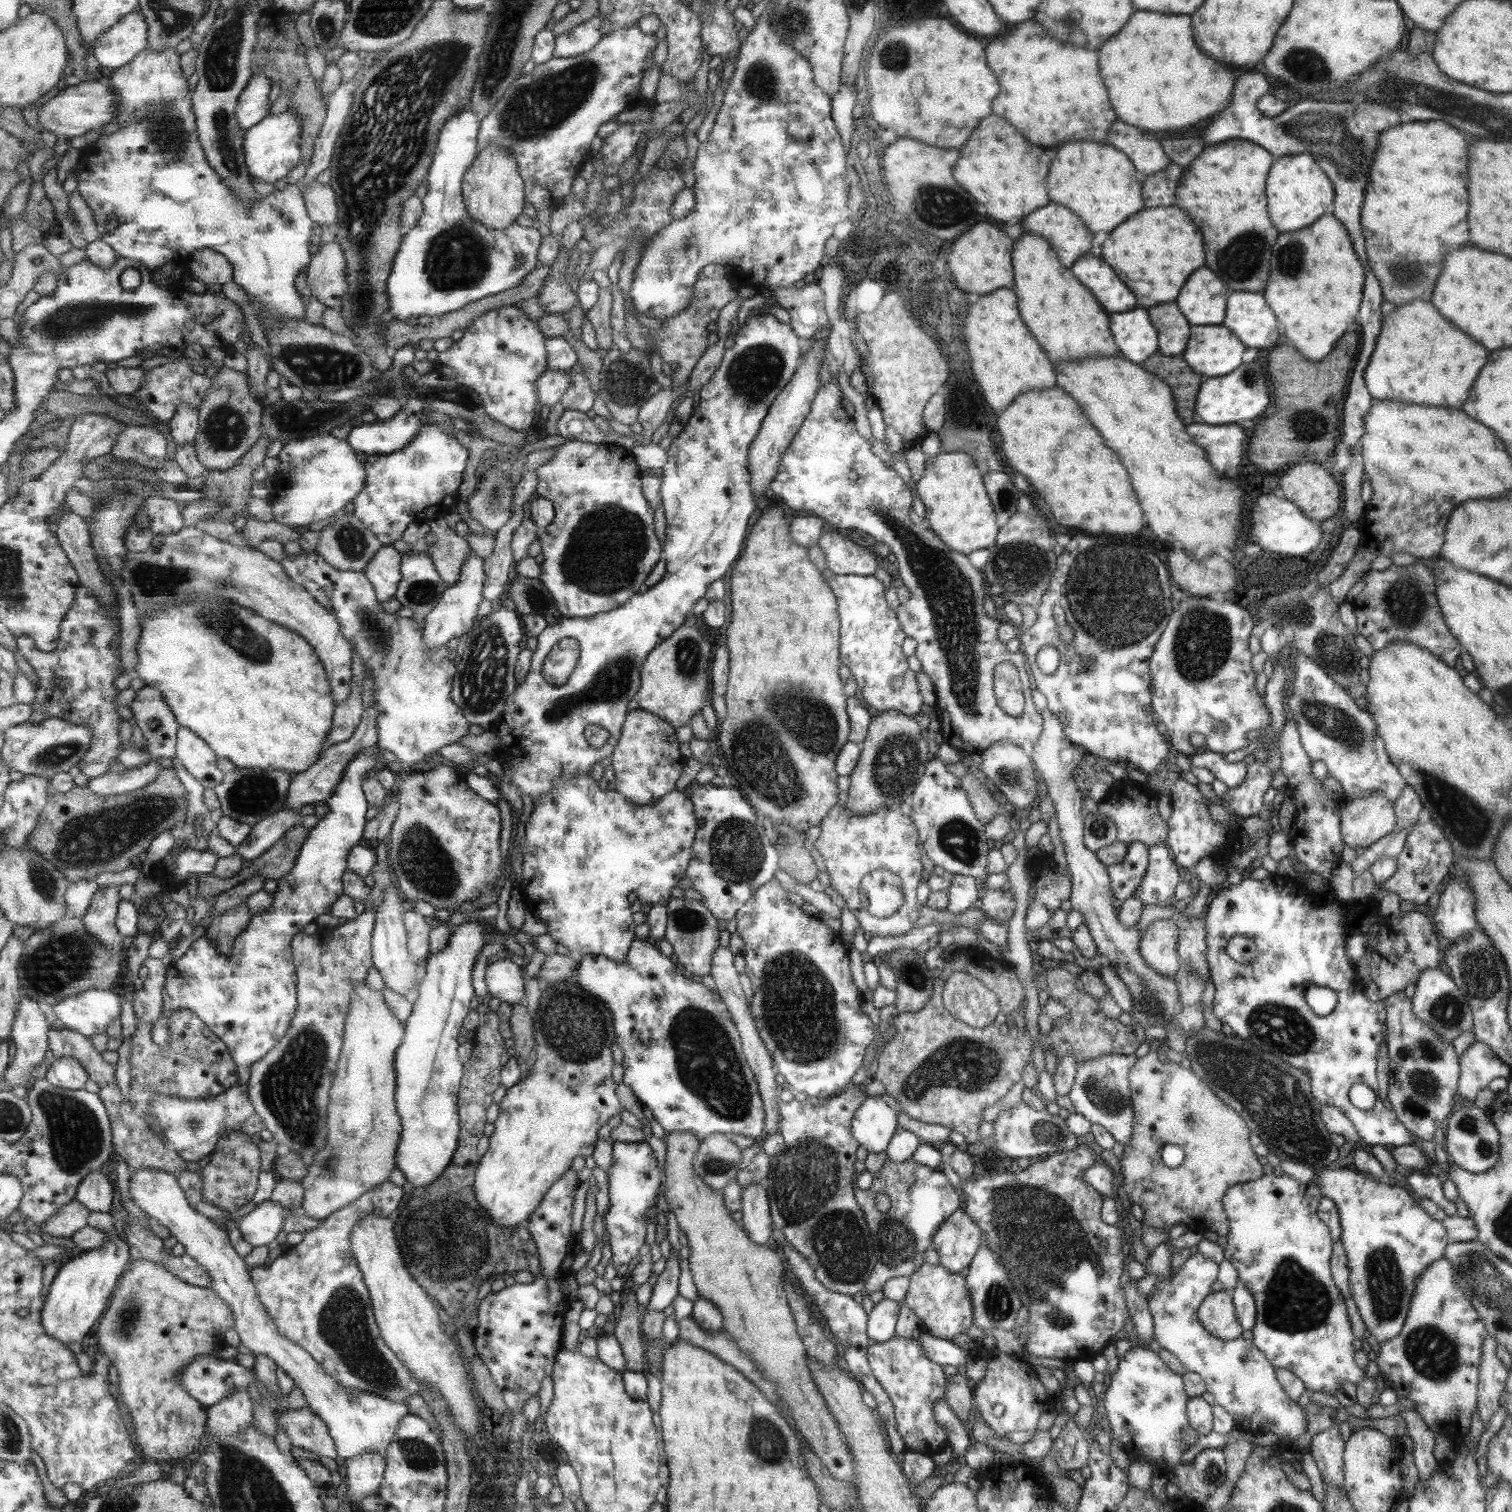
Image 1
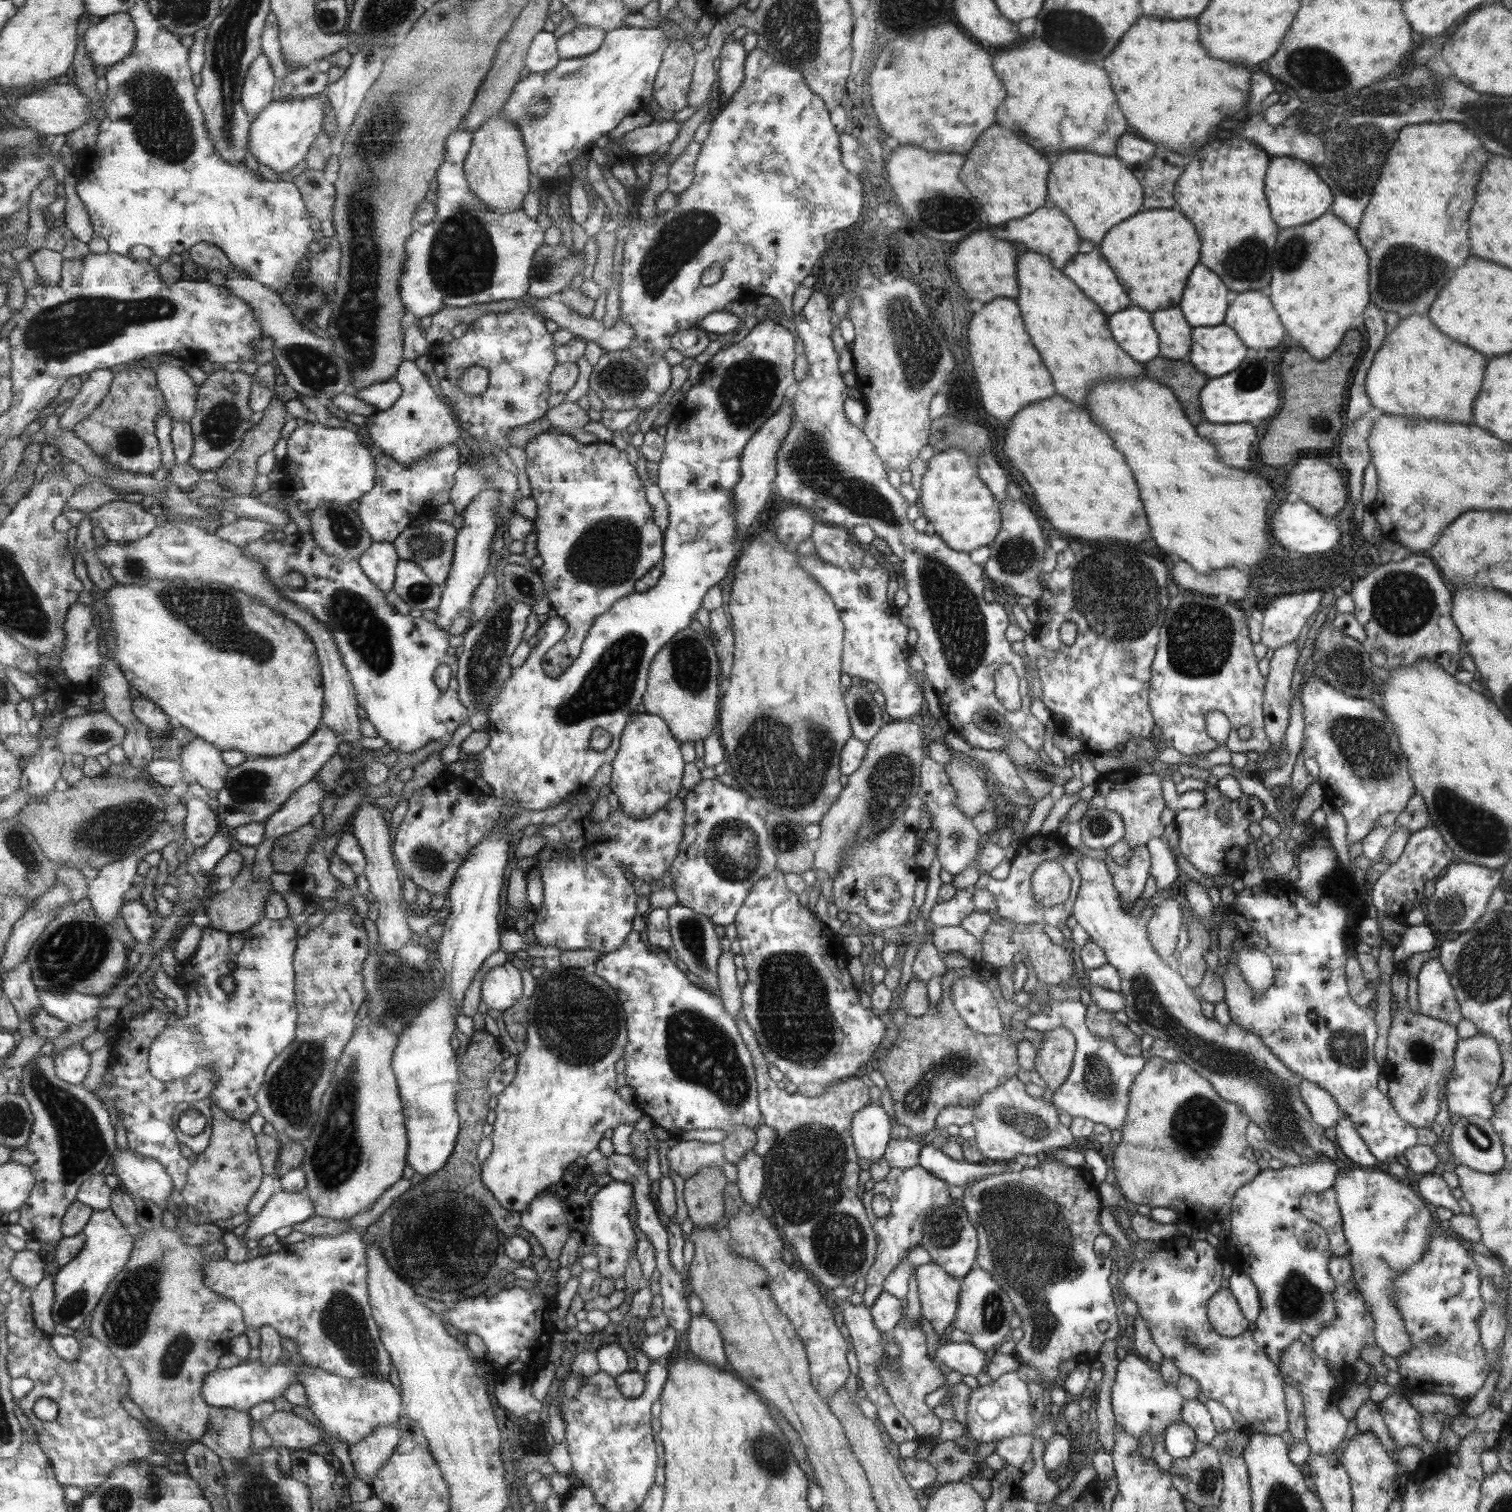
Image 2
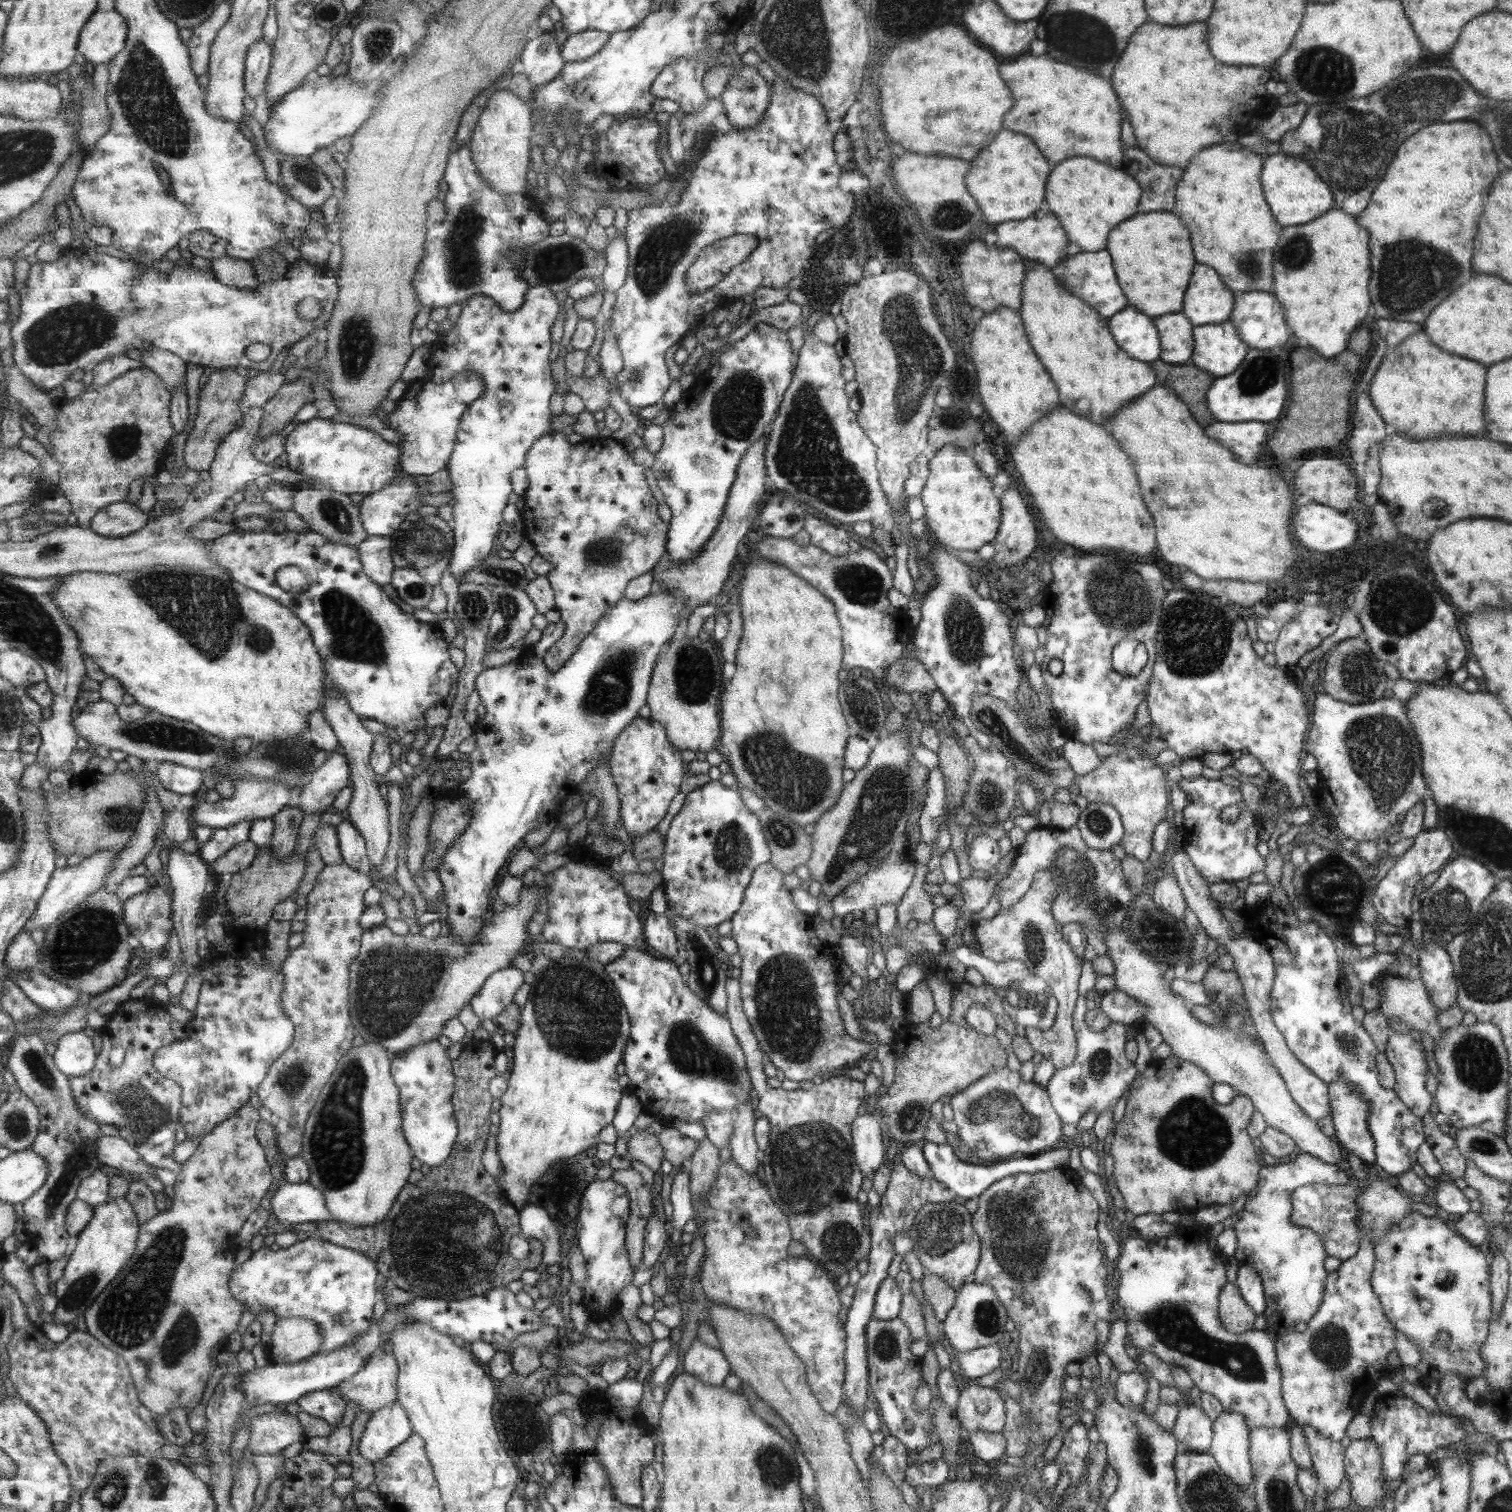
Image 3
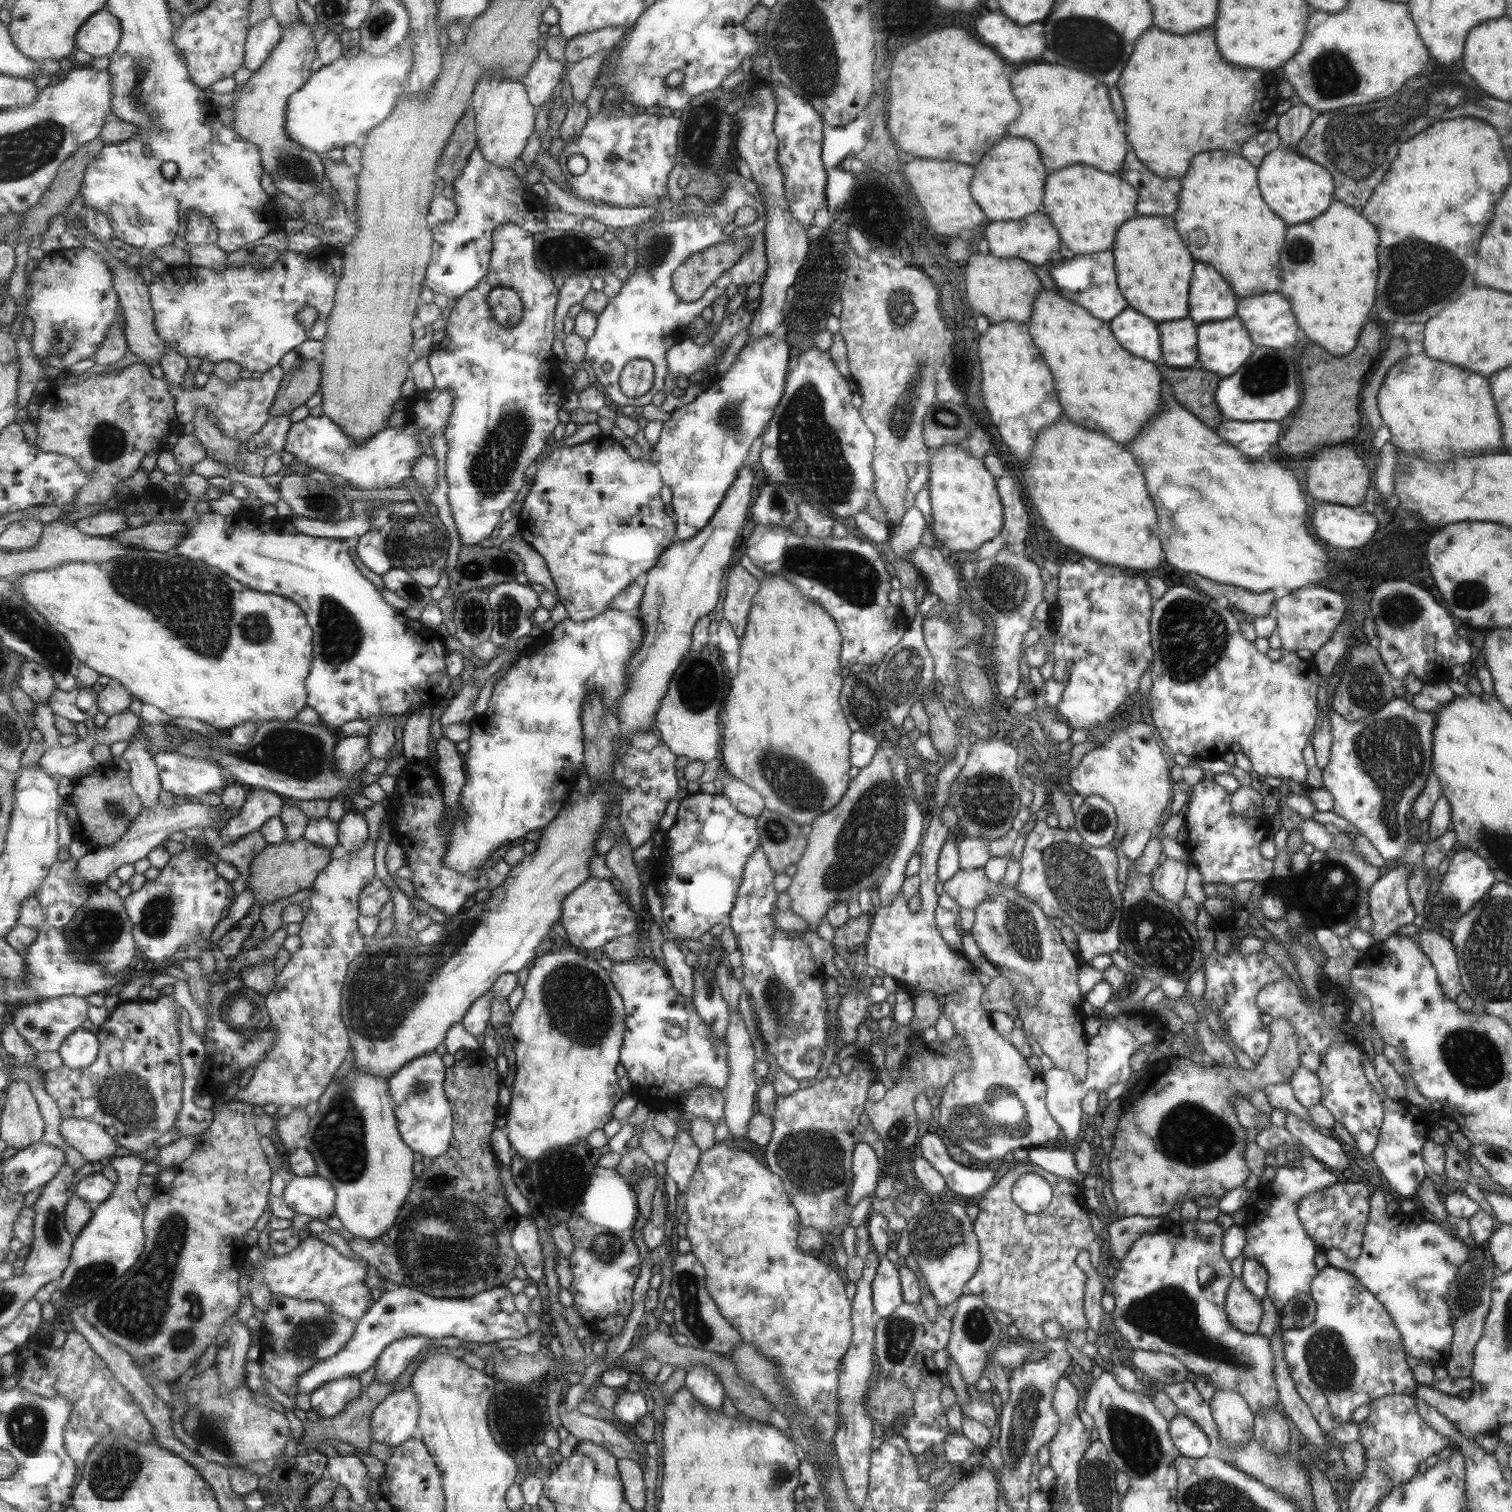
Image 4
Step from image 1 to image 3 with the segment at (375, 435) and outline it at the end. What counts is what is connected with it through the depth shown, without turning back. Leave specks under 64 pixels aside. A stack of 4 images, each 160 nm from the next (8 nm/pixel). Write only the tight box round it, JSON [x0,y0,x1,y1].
[385,371,485,476]

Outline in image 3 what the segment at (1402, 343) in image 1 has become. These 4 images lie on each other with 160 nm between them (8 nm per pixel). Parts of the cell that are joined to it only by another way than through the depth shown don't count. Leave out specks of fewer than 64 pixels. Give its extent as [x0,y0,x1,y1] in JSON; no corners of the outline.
[1366,331,1486,440]

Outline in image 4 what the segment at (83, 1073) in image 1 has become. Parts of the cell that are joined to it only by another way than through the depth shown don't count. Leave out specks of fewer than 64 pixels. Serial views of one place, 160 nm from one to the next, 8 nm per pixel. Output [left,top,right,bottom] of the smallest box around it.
[59,1028,100,1069]

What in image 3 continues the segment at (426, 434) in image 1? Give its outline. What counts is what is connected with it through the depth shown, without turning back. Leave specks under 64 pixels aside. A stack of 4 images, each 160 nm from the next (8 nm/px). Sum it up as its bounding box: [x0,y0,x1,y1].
[362,476,421,535]

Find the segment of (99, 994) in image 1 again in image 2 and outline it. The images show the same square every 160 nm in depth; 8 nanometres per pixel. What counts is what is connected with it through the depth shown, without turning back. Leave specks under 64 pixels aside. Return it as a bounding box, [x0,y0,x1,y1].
[39,991,104,1024]

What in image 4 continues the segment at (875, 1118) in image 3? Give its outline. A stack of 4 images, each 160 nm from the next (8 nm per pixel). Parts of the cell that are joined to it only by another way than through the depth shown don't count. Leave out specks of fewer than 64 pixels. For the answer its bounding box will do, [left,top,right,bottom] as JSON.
[847,1143,883,1208]

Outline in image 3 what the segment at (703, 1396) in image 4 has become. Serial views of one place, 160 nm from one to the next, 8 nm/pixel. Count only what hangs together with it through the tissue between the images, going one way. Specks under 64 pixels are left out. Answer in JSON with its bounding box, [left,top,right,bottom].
[683,1337,730,1385]

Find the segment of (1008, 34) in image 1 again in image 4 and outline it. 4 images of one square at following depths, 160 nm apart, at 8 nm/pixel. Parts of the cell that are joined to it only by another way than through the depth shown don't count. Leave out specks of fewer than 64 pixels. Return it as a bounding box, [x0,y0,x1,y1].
[1007,64,1129,174]

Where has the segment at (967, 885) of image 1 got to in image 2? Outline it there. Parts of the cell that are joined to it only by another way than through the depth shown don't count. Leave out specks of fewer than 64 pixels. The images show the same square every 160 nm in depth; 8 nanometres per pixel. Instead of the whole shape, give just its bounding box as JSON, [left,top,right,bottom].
[929,888,973,931]

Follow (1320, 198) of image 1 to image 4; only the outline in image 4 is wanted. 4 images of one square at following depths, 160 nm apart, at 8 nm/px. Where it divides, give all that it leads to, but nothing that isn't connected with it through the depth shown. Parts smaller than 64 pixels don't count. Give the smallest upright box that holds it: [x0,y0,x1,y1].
[1259,147,1333,224]

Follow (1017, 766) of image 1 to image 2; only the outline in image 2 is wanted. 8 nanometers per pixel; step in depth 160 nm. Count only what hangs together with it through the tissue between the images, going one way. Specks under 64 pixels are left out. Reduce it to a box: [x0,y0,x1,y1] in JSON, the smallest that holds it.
[970,748,1024,792]

